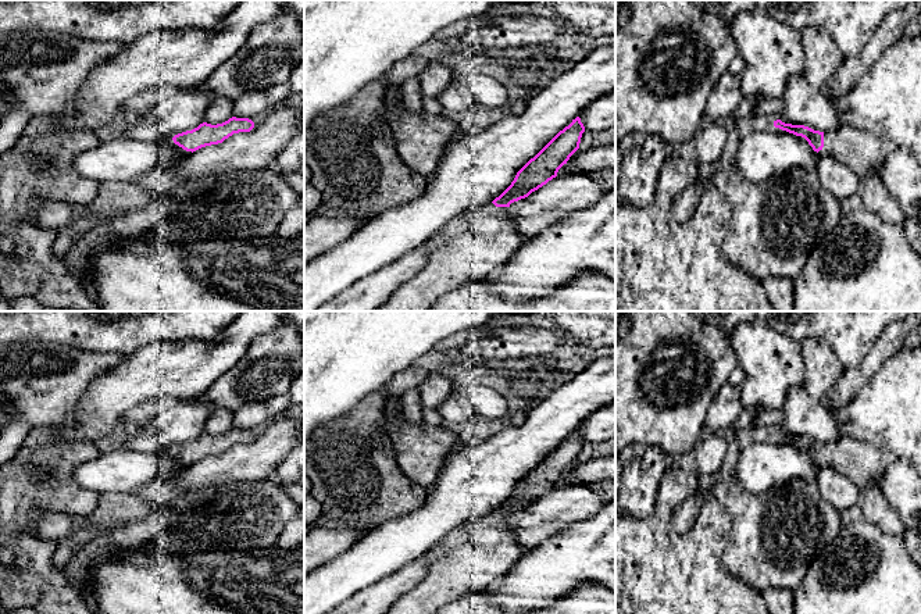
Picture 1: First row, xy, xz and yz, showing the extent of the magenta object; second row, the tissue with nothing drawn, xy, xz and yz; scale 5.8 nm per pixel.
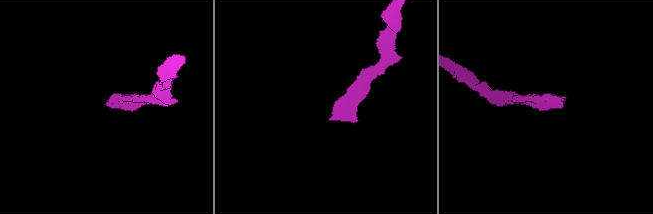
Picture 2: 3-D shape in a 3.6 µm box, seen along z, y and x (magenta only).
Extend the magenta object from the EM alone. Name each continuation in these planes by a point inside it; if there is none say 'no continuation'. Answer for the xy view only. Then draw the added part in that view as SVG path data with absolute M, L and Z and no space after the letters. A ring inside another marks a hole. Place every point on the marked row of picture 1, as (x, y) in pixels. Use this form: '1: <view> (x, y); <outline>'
1: xy (170, 140); M174 136L165 138L165 140L172 146L172 149L175 151L178 151L182 157L190 154L192 151L186 151L182 147L179 147L178 144L174 143L172 140Z

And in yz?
1: yz (861, 150); M840 125L835 131L824 132L824 147L817 154L846 164L863 181L879 174L888 149L871 131Z

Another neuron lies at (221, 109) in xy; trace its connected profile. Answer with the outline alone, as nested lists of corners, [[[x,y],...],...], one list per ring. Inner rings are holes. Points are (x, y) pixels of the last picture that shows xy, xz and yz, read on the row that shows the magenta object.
[[[215,97],[207,107],[204,114],[204,122],[217,125],[228,121],[233,117],[233,100],[226,97]]]

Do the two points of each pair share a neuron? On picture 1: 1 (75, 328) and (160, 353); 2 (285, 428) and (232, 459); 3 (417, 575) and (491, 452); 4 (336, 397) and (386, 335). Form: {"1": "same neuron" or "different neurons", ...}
{"1": "different neurons", "2": "same neuron", "3": "different neurons", "4": "same neuron"}

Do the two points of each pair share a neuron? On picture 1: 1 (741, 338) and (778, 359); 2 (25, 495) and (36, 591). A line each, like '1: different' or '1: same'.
1: same
2: same

